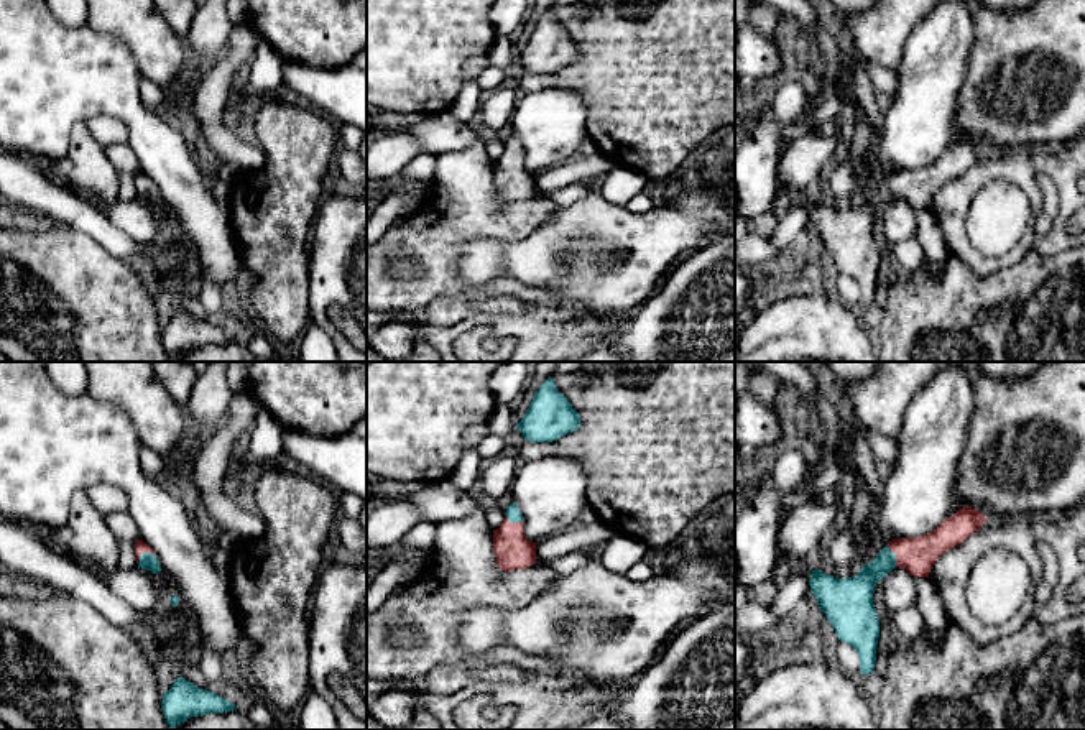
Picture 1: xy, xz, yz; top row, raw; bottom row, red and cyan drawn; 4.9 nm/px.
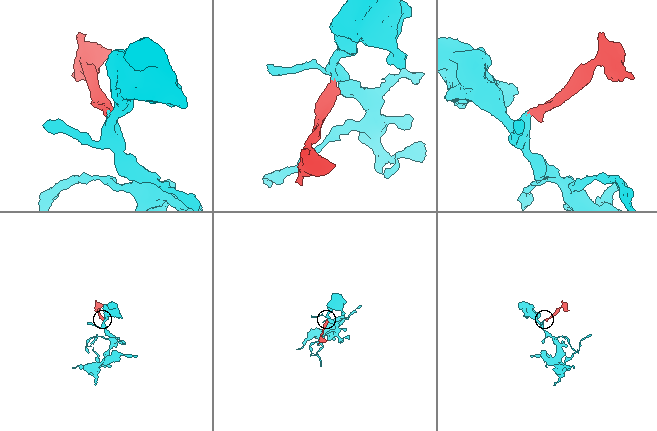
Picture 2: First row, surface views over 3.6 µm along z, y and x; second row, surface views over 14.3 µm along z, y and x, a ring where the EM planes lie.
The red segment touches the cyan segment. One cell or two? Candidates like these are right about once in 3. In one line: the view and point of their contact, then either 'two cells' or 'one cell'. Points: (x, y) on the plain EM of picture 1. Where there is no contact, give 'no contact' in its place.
contact xy (143, 183); one cell

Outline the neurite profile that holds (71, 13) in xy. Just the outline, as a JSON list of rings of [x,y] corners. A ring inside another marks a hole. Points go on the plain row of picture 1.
[[[46,0],[46,3],[64,26],[76,28],[87,23],[87,0]]]

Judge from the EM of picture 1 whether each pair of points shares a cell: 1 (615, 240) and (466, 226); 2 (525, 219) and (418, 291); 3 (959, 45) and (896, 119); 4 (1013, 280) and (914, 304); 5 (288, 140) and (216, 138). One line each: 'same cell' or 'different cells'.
1: different cells
2: same cell
3: same cell
4: same cell
5: different cells

